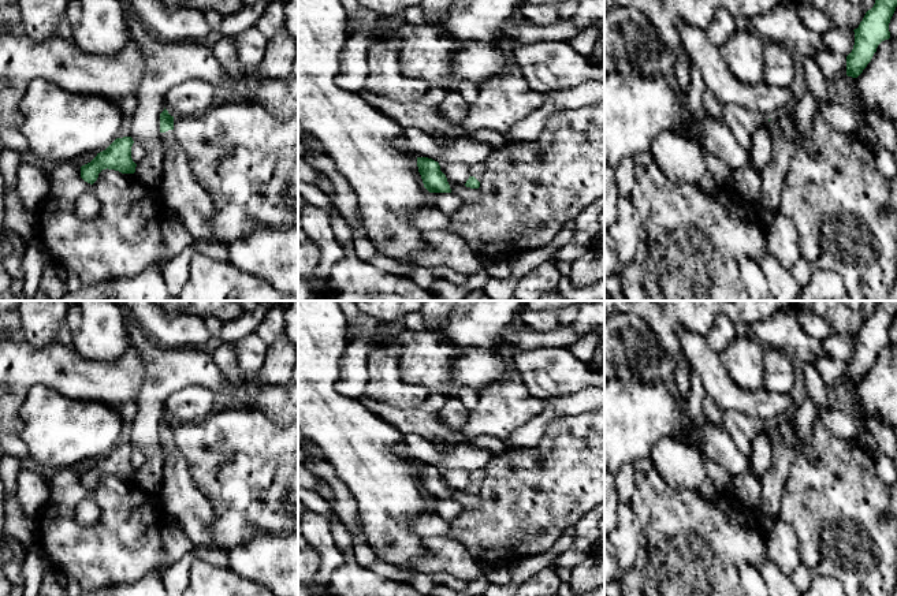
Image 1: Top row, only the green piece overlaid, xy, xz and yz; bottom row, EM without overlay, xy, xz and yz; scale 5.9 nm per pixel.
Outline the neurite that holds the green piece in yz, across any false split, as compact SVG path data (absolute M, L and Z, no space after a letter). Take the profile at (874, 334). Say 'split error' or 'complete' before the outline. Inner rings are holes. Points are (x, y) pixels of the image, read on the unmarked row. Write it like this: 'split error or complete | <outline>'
complete | M876 301L875 310L855 335L855 351L846 362L846 381L857 384L871 368L878 351L890 344L889 329L897 313L897 301Z

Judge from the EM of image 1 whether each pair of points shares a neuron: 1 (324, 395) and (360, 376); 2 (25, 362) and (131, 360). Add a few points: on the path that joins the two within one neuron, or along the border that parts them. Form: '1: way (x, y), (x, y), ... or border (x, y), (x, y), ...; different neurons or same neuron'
1: border (341, 357), (337, 390), (341, 394), (358, 399); different neurons
2: way (51, 367), (63, 367), (69, 372), (105, 372); same neuron

